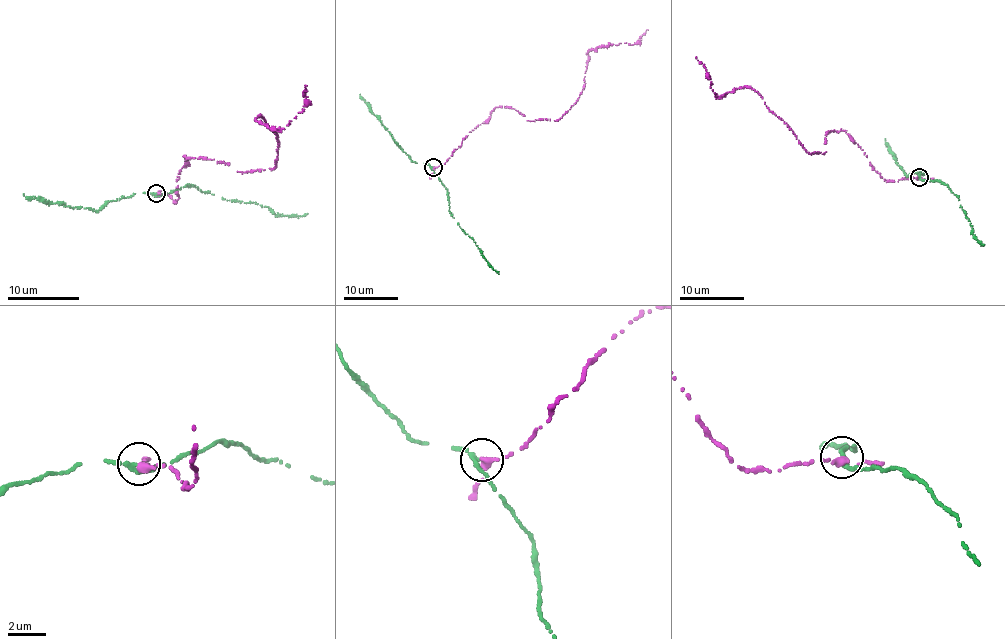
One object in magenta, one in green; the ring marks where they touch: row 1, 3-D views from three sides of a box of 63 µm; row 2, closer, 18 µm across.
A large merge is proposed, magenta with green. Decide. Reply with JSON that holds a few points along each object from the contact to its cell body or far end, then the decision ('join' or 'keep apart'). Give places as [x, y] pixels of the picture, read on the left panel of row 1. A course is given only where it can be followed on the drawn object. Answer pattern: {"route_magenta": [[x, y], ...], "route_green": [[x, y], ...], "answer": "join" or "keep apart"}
{"route_magenta": [[156, 193], [174, 203], [185, 156], [273, 169], [278, 139], [256, 118], [284, 129], [307, 85]], "route_green": [[156, 193], [167, 195], [192, 185], [227, 200], [255, 202], [281, 216], [307, 213]], "answer": "keep apart"}

